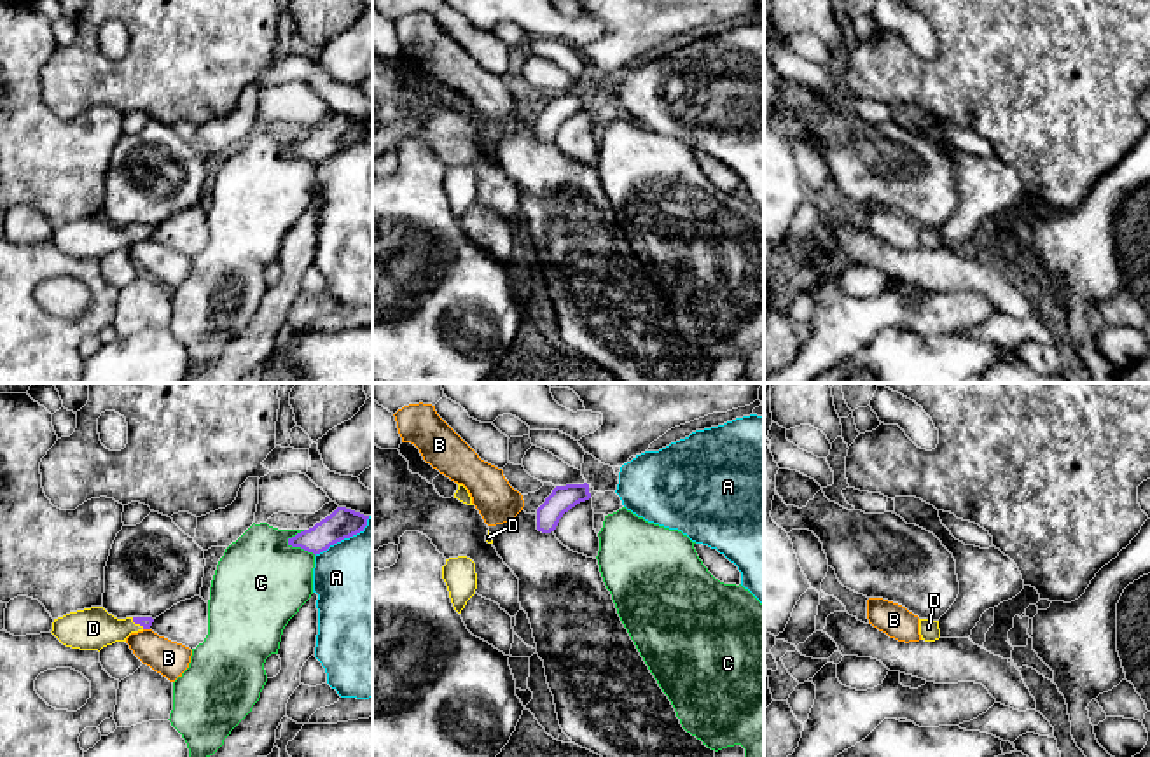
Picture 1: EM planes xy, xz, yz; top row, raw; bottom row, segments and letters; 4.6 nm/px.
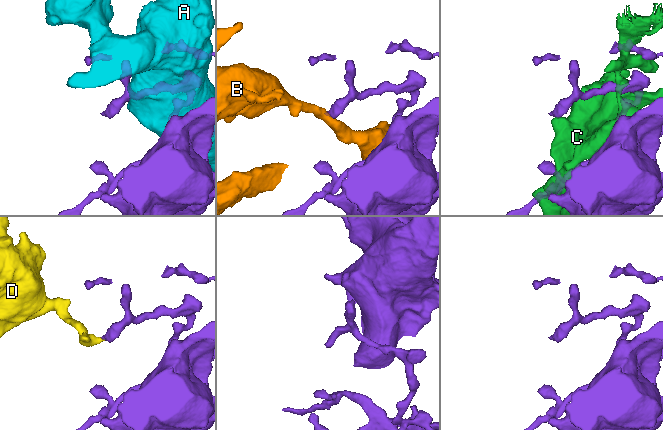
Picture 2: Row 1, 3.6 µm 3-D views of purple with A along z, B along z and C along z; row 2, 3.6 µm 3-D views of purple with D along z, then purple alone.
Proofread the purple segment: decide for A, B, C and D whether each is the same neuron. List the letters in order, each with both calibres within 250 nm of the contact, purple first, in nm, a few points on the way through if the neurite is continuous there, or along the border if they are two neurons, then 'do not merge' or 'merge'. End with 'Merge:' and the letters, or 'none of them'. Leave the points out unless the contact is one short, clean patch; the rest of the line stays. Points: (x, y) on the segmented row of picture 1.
A: 140 nm thick on the purple side, 480 nm on the other; do not merge
B: 50 nm thick on the purple side, 160 nm on the other; do not merge
C: 140 nm thick on the purple side, 420 nm on the other; do not merge
D: 50 nm thick on the purple side, 190 nm on the other; runs through xy (144, 621), (137, 623), (123, 628), (93, 628); merge
Merge: D

